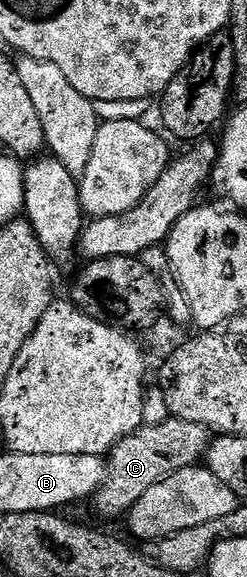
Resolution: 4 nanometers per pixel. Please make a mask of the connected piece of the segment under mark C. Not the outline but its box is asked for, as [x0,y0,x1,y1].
[92,418,212,516]

